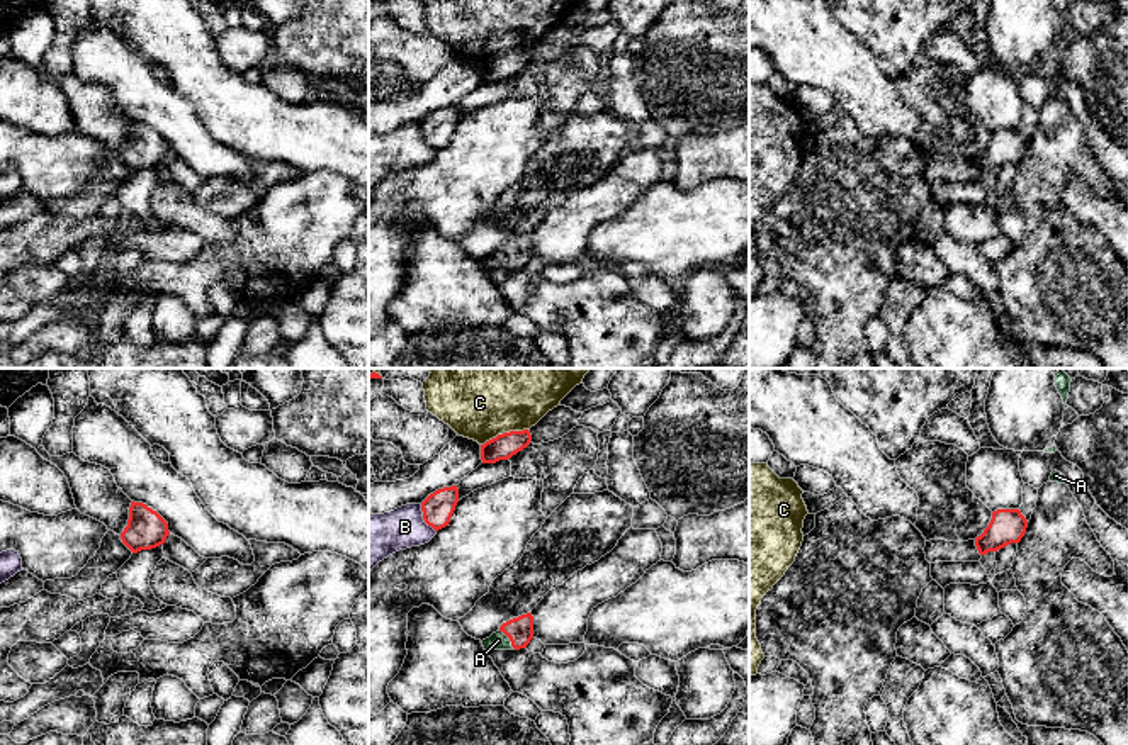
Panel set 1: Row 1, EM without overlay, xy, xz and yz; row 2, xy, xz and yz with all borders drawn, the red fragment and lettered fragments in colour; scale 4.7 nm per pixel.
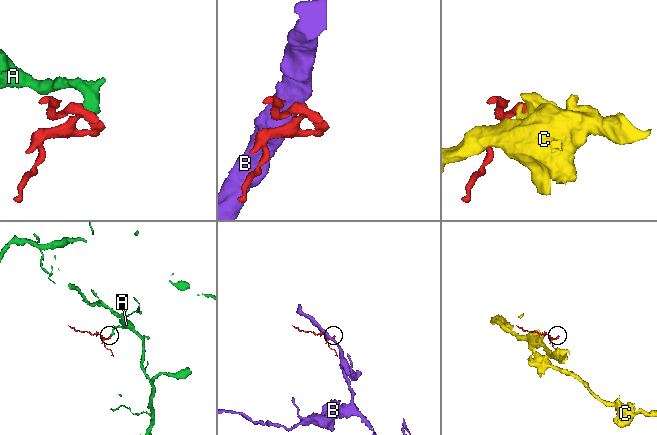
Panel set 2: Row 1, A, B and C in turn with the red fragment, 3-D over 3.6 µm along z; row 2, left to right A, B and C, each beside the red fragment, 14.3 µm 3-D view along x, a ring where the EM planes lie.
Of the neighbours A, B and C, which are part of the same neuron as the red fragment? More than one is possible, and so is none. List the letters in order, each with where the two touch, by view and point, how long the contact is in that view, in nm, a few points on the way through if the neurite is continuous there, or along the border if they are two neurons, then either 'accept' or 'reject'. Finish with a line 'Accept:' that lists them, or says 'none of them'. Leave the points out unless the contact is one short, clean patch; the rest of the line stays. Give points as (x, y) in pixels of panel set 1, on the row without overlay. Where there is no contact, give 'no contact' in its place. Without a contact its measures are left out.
A: xz (508, 257) | 130 nm | across xz (520, 250), (508, 257), (498, 260) | accept
B: xz (423, 138) | 150 nm | reject
C: xz (503, 53) | 240 nm | along xz (527, 48), (498, 53), (481, 65) | reject
Accept: A

